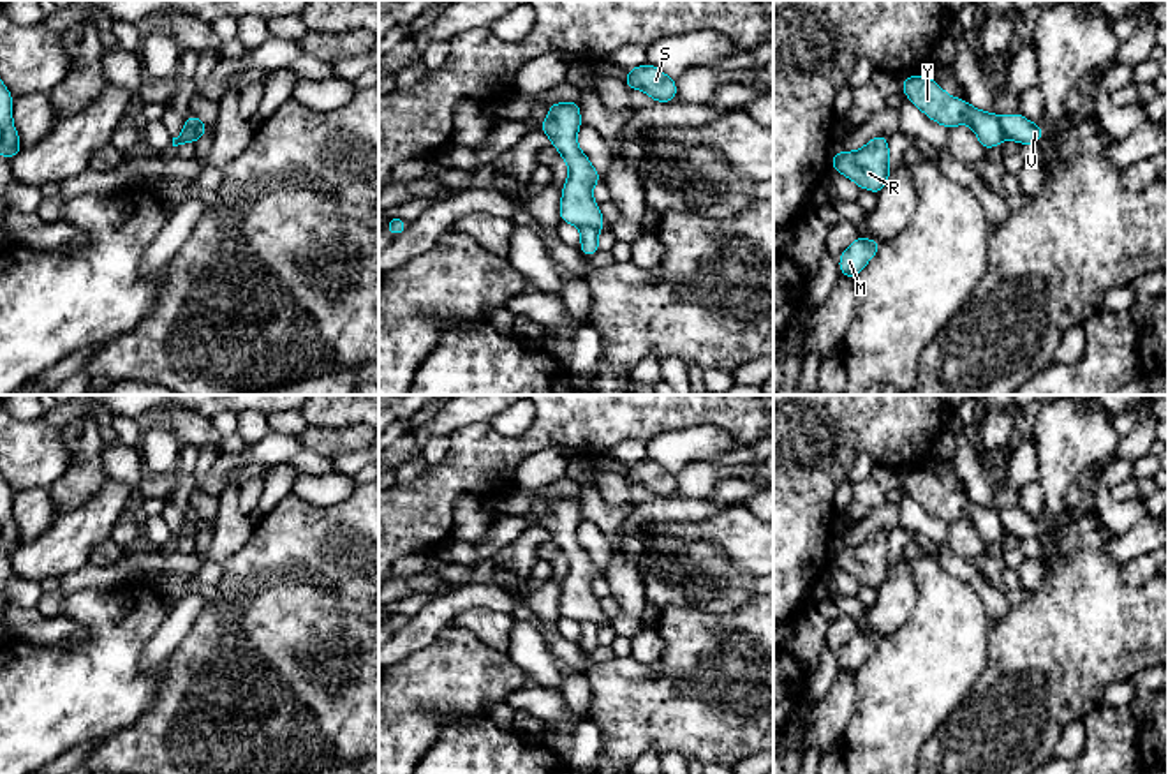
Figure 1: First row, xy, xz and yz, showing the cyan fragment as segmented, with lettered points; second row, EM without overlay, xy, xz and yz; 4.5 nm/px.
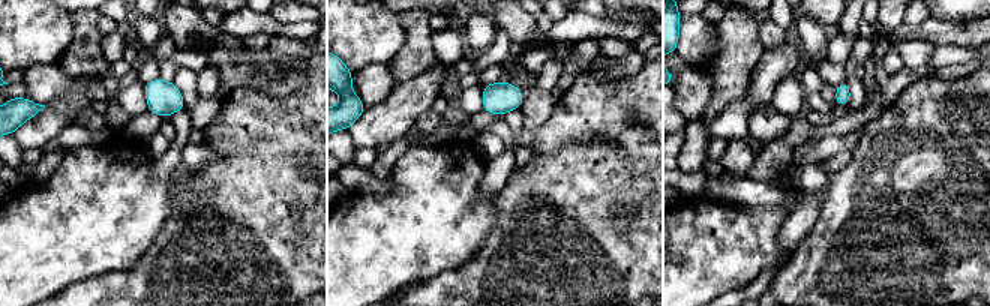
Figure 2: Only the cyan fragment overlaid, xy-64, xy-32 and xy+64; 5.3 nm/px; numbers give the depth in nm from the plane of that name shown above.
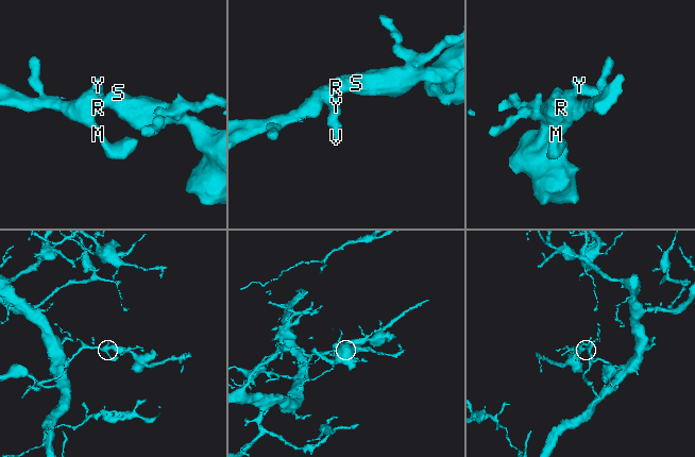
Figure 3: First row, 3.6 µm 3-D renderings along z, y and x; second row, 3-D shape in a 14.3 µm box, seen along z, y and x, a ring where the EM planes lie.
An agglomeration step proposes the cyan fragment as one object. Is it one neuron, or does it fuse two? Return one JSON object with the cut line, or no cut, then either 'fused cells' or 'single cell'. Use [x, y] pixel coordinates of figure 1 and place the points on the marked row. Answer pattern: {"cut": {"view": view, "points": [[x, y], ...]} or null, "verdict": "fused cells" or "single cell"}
{"cut": {"view": "yz", "points": [[999, 119], [1006, 136]]}, "verdict": "fused cells"}

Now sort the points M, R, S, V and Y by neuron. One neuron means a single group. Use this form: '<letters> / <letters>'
M R S Y / V

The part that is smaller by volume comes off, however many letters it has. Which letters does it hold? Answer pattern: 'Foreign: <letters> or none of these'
Foreign: V

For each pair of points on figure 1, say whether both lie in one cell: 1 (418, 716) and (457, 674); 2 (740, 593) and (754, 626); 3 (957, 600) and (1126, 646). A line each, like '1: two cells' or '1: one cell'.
1: one cell
2: two cells
3: two cells

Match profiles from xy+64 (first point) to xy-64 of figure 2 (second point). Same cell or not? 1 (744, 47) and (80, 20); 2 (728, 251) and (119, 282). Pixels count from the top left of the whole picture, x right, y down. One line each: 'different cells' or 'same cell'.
1: same cell
2: different cells

